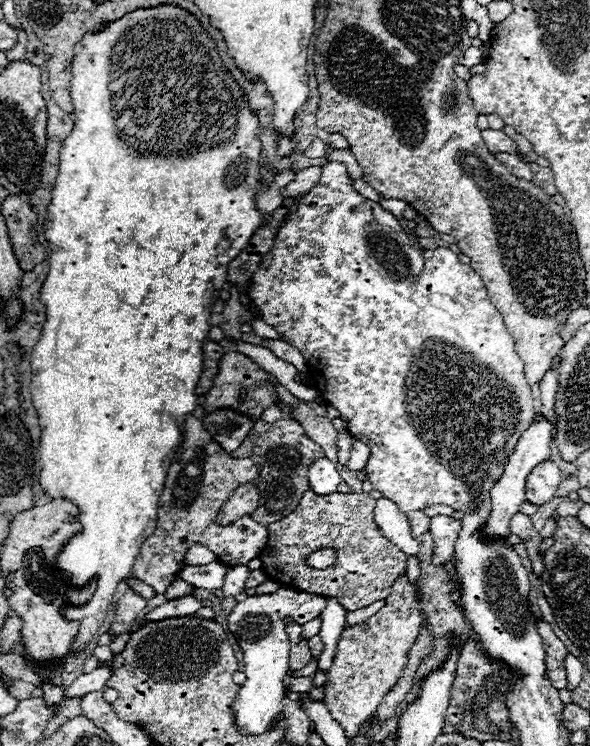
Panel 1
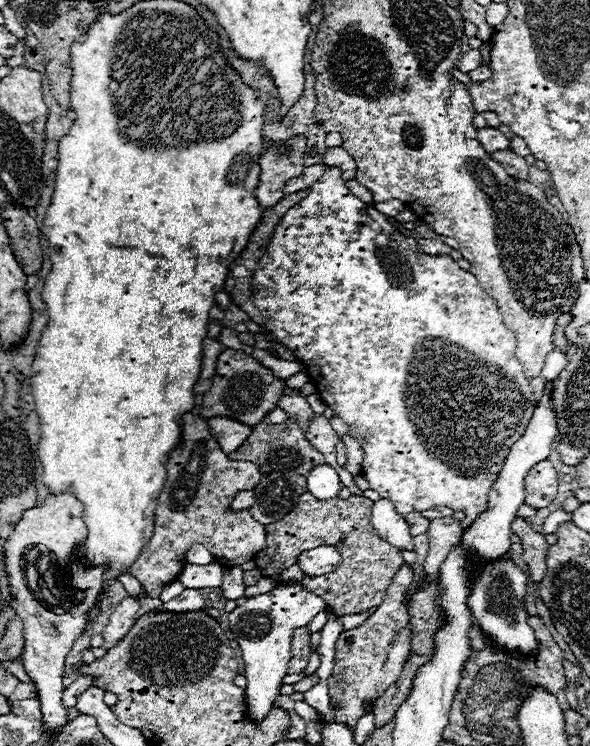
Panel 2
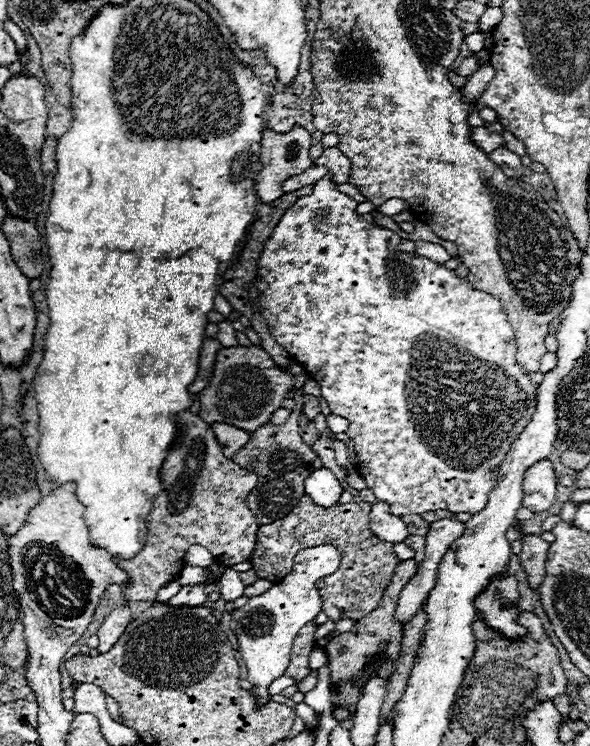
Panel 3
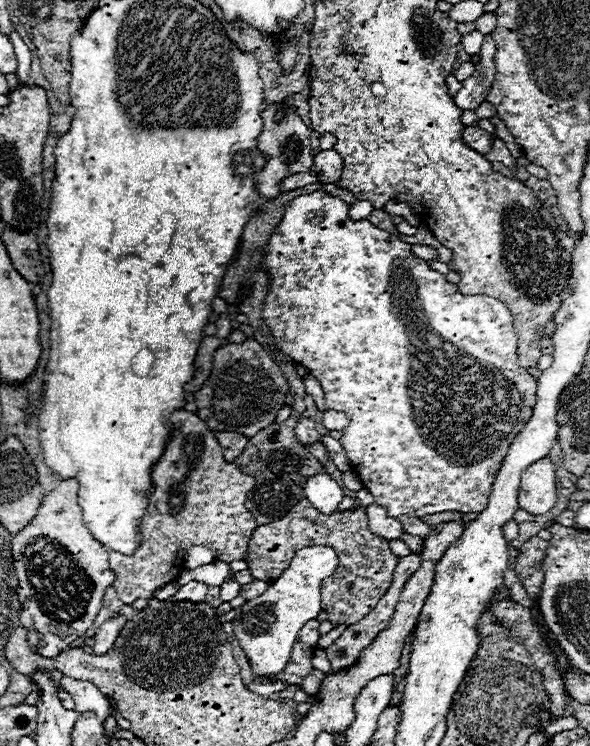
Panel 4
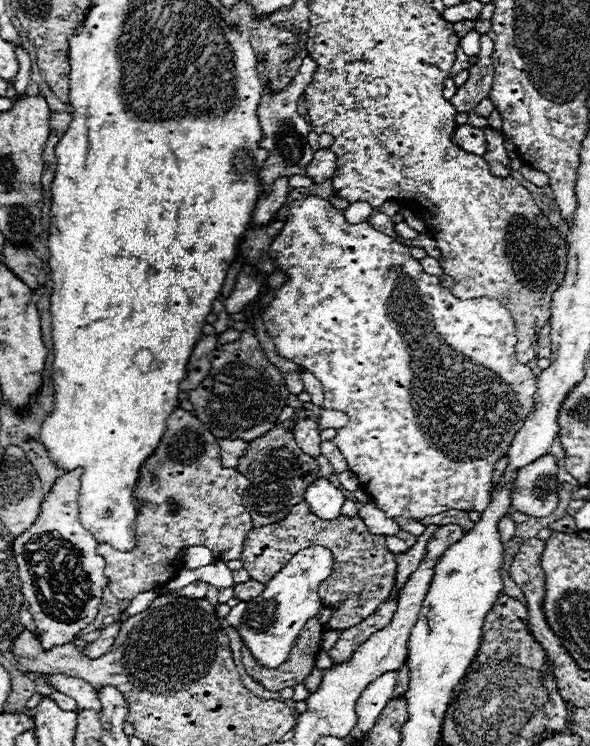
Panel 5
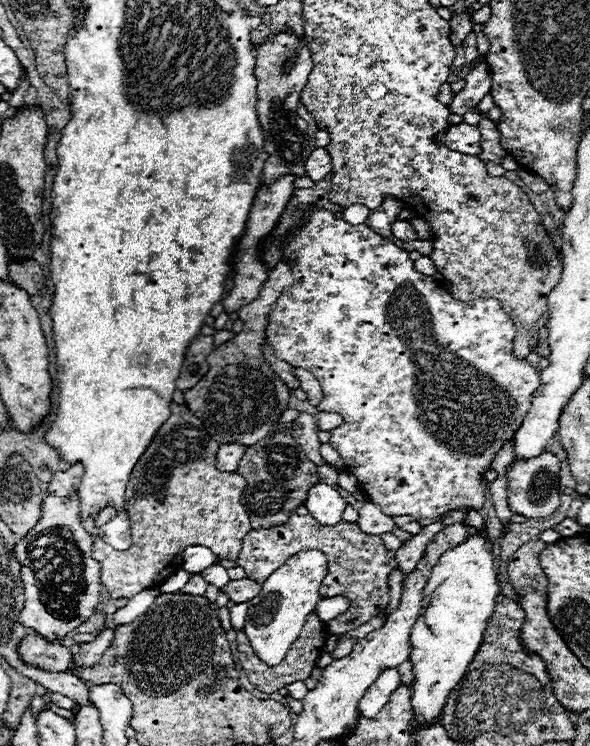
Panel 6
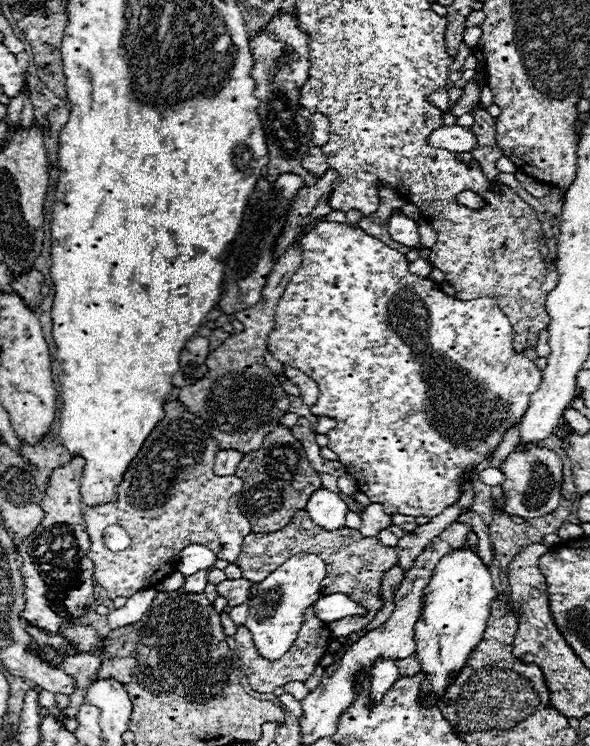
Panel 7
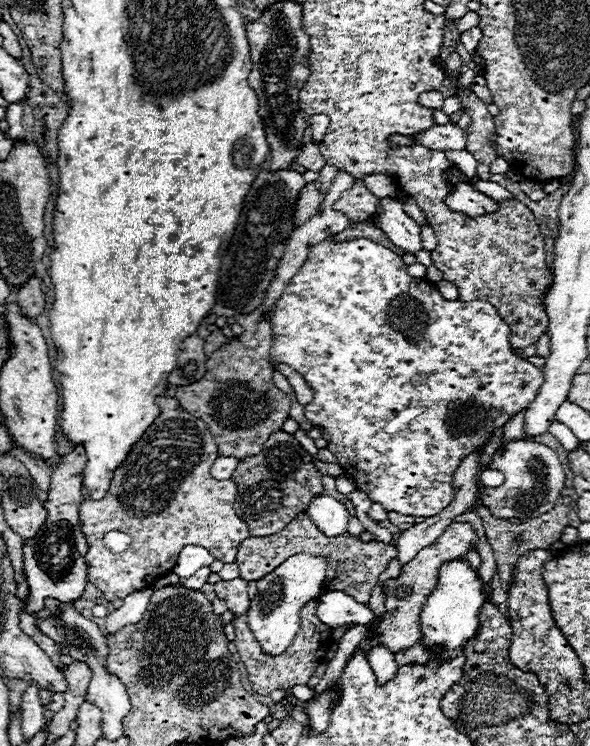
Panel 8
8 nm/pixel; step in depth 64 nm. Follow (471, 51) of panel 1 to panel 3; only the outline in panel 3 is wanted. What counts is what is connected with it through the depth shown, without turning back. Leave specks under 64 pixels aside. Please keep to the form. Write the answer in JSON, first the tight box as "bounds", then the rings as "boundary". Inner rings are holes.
{"bounds":[454,56,478,78],"boundary":[[[470,56],[470,58],[466,58],[466,60],[464,60],[464,62],[462,62],[454,72],[466,78],[466,76],[470,76],[470,74],[472,74],[472,72],[476,72],[476,70],[478,70],[478,62],[476,62],[476,58],[474,58],[474,56]]]}

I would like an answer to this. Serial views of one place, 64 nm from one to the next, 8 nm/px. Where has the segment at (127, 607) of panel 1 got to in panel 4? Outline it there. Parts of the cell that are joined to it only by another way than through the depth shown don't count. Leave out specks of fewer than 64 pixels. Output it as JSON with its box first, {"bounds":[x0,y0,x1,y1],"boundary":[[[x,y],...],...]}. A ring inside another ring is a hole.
{"bounds":[90,616,128,656],"boundary":[[[124,616],[106,620],[106,622],[100,626],[100,630],[96,632],[96,636],[94,636],[96,642],[94,642],[94,646],[90,648],[92,654],[94,654],[94,656],[102,656],[104,652],[108,652],[108,650],[112,648],[112,644],[116,642],[116,638],[118,638],[118,634],[120,634],[120,630],[122,630],[122,626],[124,626],[126,622],[128,622],[128,620],[126,620]]]}

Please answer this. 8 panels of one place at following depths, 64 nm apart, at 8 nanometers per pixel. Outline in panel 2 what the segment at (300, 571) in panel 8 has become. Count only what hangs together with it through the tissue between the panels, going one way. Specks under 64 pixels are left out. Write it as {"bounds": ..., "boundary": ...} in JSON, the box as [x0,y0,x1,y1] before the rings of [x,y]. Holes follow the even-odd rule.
{"bounds":[230,546,340,720],"boundary":[[[318,546],[298,556],[298,566],[308,576],[320,576],[336,570],[340,564],[340,552],[334,546]],[[284,582],[268,594],[248,598],[242,606],[230,612],[230,630],[236,634],[246,662],[248,686],[244,690],[250,718],[262,720],[270,712],[276,696],[280,694],[280,682],[288,670],[292,632],[310,624],[312,618],[324,608],[326,604],[318,594],[304,590],[298,582]]]}

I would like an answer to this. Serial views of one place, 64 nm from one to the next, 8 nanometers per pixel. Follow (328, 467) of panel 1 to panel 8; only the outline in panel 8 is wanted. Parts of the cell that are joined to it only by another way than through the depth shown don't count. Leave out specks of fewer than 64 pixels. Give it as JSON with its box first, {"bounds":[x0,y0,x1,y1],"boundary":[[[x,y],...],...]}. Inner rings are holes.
{"bounds":[306,496,350,536],"boundary":[[[316,496],[316,500],[312,500],[312,504],[308,506],[306,514],[310,516],[310,520],[314,520],[316,528],[324,536],[342,536],[350,520],[346,506],[330,496]]]}

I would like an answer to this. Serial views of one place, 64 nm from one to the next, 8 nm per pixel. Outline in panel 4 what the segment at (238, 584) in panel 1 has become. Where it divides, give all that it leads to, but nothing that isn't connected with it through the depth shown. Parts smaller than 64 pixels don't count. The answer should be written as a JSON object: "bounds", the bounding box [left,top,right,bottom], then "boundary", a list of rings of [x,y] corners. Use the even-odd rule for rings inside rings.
{"bounds":[220,580,240,602],"boundary":[[[228,580],[228,582],[224,582],[222,586],[220,586],[220,600],[222,602],[230,602],[232,598],[236,598],[238,596],[238,590],[240,590],[240,586],[236,584],[236,580]]]}

